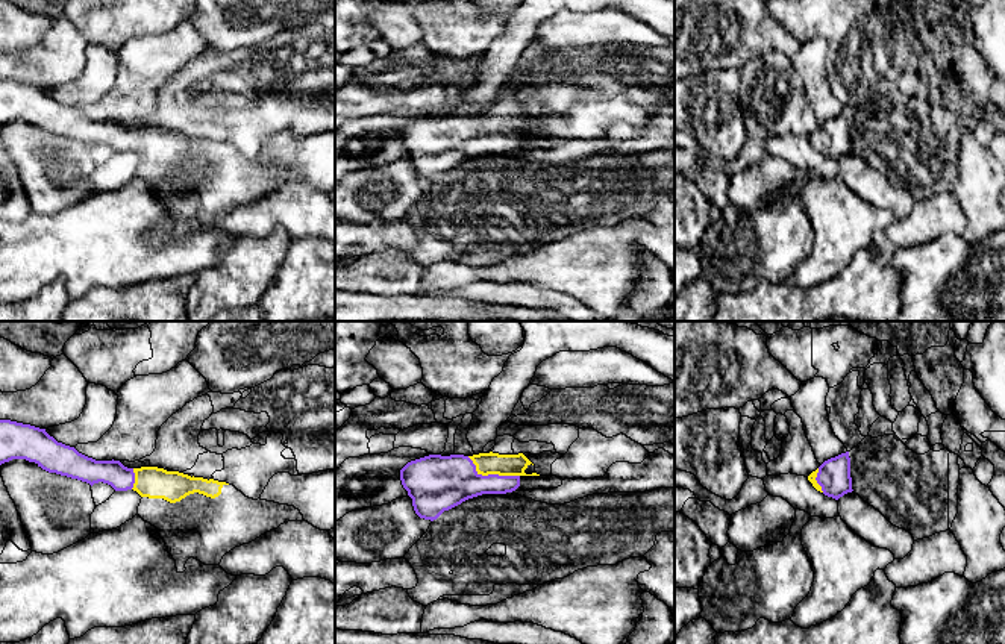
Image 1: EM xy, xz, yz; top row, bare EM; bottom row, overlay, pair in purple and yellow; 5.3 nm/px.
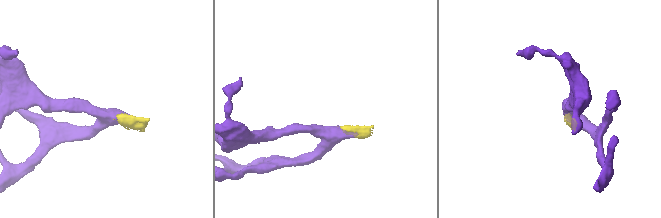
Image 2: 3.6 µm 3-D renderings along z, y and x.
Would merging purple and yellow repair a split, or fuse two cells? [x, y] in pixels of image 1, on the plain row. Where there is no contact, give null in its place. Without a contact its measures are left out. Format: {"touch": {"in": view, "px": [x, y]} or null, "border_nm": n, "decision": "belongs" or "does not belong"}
{"touch": {"in": "xz", "px": [491, 135]}, "border_nm": 300, "decision": "belongs"}

